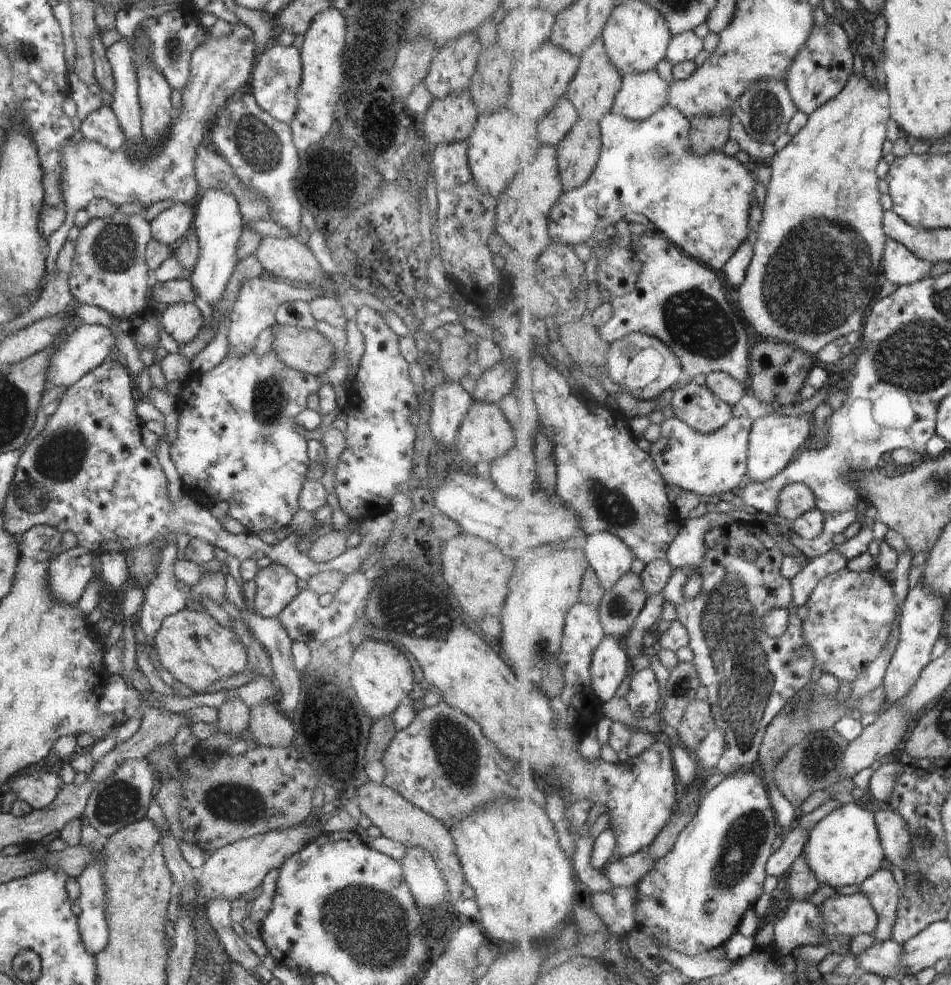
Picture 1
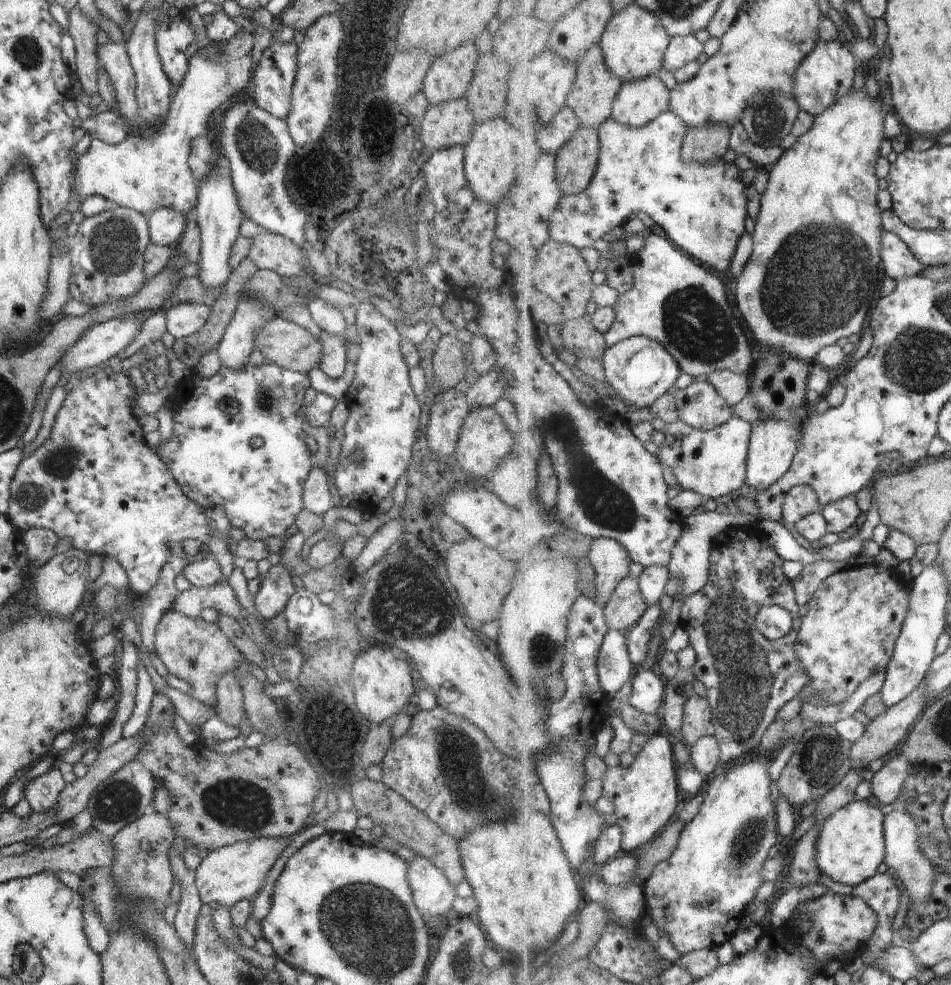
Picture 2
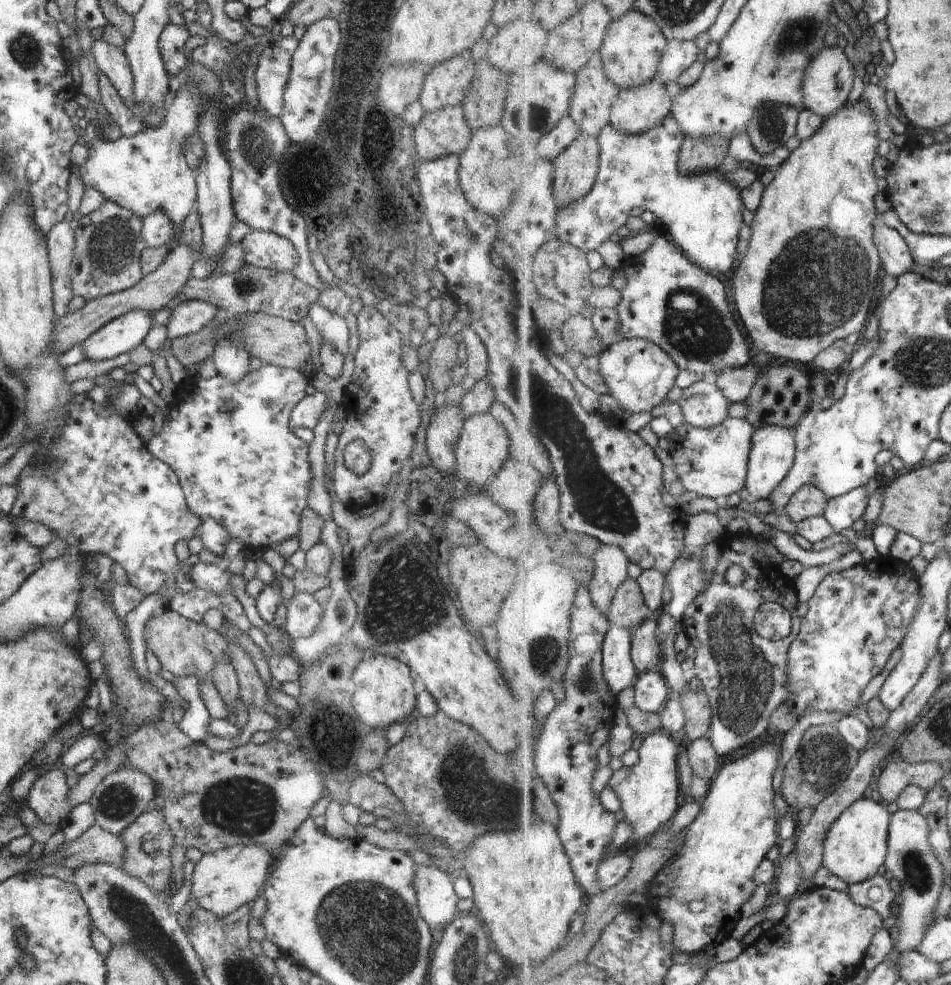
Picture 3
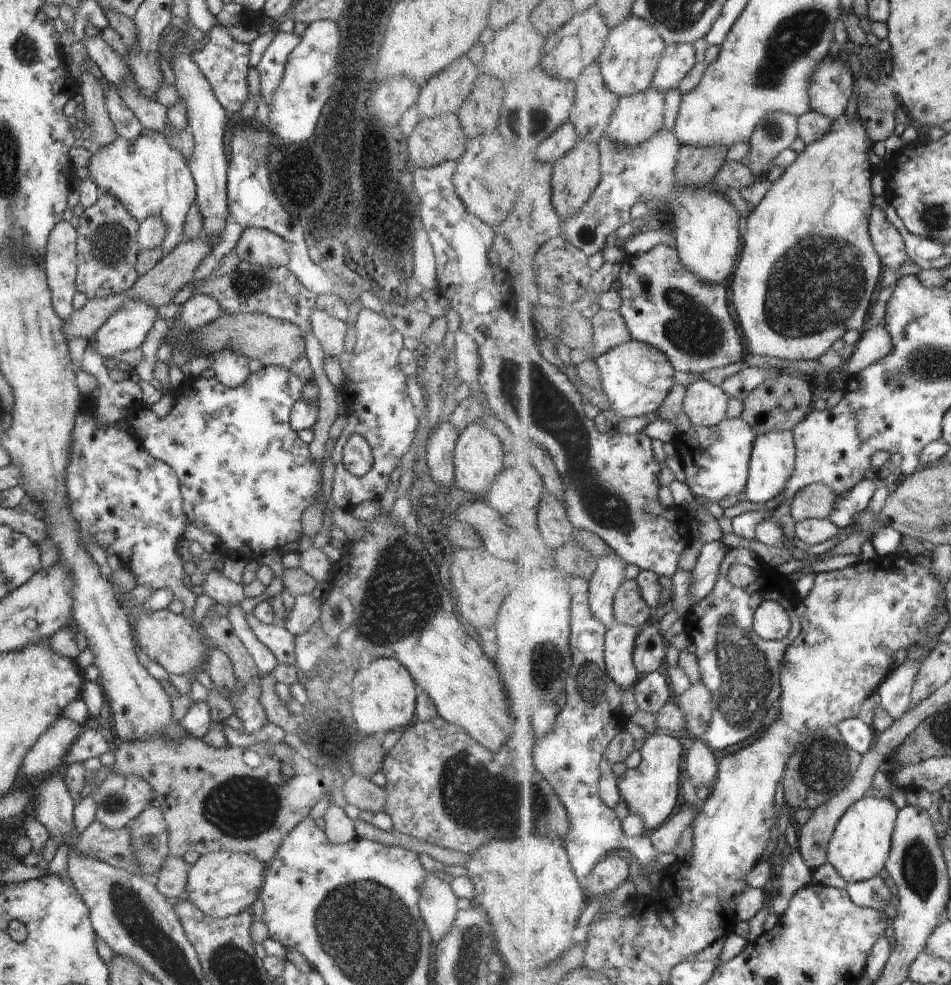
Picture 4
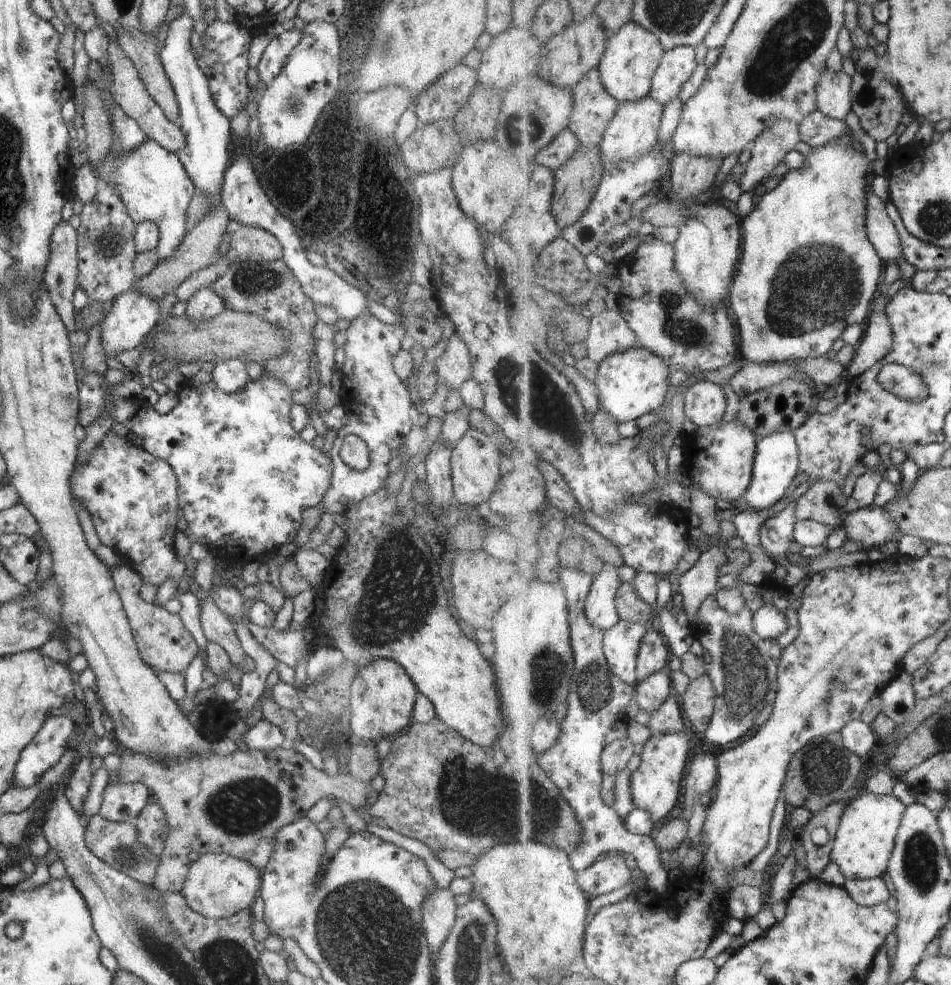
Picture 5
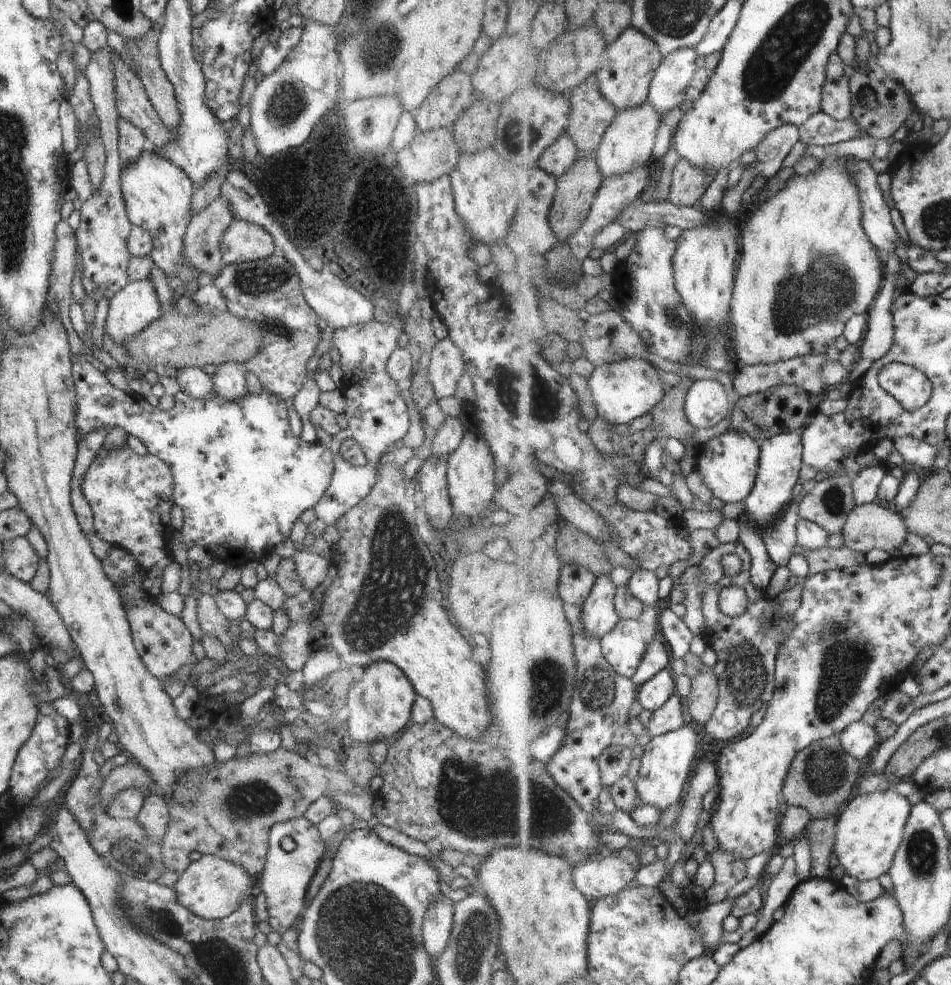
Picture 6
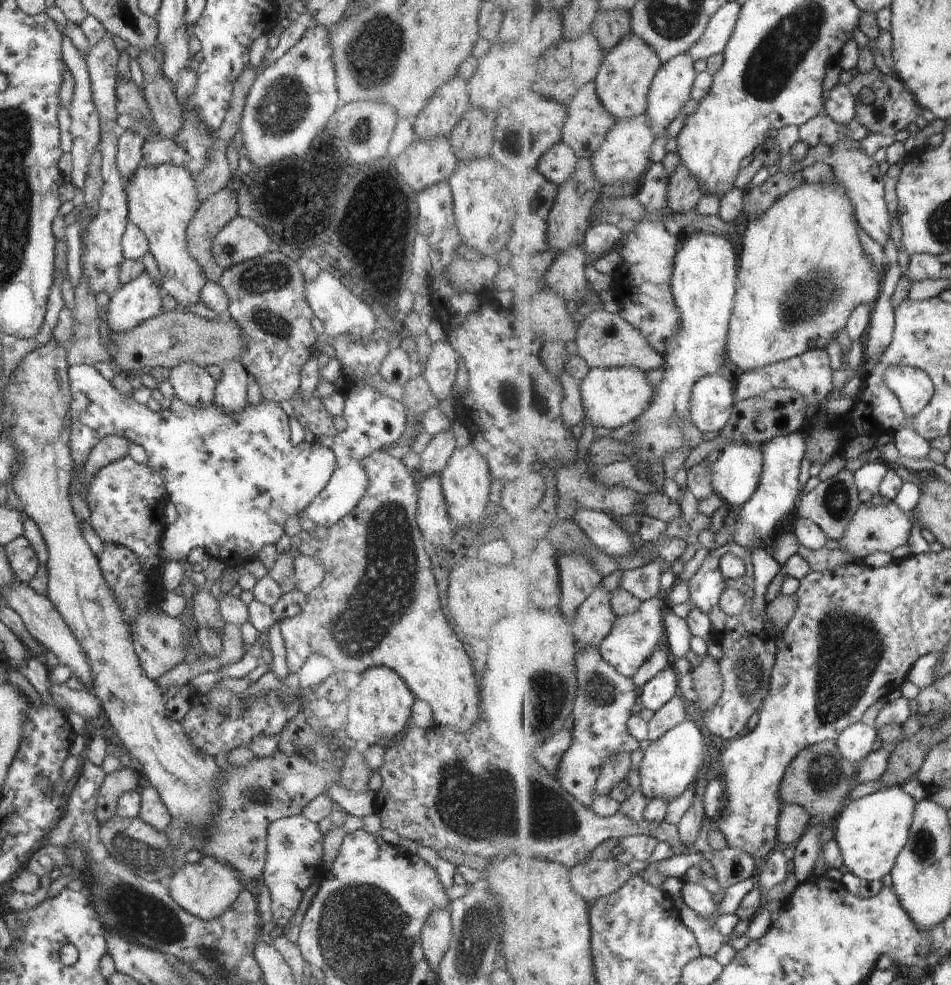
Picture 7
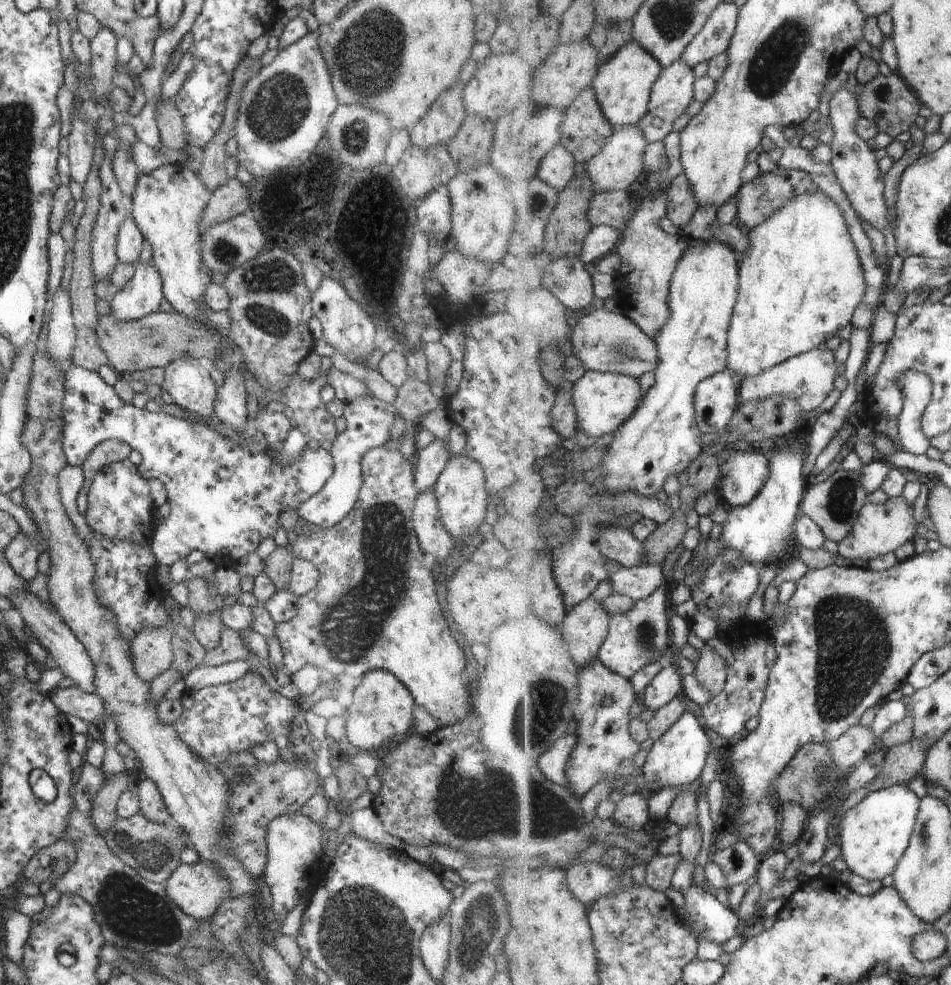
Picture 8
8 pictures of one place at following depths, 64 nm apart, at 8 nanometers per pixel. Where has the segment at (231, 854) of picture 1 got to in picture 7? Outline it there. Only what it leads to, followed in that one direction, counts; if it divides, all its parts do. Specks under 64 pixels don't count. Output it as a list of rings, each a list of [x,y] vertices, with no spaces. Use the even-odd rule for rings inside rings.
[[[208,855],[195,863],[186,863],[166,884],[174,902],[196,918],[210,921],[230,910],[236,898],[245,891],[243,878],[228,863]]]

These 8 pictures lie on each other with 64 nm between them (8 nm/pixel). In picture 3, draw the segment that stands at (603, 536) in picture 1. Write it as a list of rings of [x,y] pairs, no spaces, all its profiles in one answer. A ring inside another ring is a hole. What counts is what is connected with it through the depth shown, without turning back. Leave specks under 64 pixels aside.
[[[602,543],[593,557],[596,561],[597,570],[589,589],[598,608],[608,615],[618,590],[631,578],[629,566],[632,562],[628,554],[614,544]]]

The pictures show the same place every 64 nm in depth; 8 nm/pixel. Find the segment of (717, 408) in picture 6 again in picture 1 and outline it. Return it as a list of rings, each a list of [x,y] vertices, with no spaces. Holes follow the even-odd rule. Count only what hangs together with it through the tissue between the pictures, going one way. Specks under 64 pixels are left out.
[[[695,381],[675,391],[672,408],[674,417],[681,417],[682,420],[685,420],[690,426],[693,426],[694,430],[706,434],[721,431],[722,428],[724,428],[726,424],[730,424],[730,420],[735,417],[733,405],[718,398],[718,396],[708,388],[707,384],[696,384]]]

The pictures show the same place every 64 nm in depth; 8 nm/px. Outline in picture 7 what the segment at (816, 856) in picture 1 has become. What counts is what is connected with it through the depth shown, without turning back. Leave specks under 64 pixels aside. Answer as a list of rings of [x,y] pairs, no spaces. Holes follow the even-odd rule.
[[[901,785],[849,802],[838,816],[836,840],[850,872],[870,882],[884,880],[897,867],[898,858],[910,840],[919,802]]]

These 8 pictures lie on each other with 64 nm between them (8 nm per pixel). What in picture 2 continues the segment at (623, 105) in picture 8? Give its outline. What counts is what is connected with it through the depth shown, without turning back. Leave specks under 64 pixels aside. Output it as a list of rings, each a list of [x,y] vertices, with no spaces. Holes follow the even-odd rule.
[[[634,2],[616,13],[610,20],[601,46],[605,52],[606,64],[616,76],[622,78],[622,82],[626,83],[630,80],[642,80],[648,76],[659,75],[664,67],[666,53],[671,43],[672,37],[666,30],[666,26],[662,24],[662,18]]]

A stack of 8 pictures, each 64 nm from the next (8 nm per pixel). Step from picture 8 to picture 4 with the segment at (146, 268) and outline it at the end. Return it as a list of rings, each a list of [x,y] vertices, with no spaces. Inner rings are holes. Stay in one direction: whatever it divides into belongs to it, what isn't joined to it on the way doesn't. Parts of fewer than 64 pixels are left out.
[[[126,302],[98,329],[94,349],[104,359],[117,357],[141,346],[156,322],[157,308],[146,302]]]

